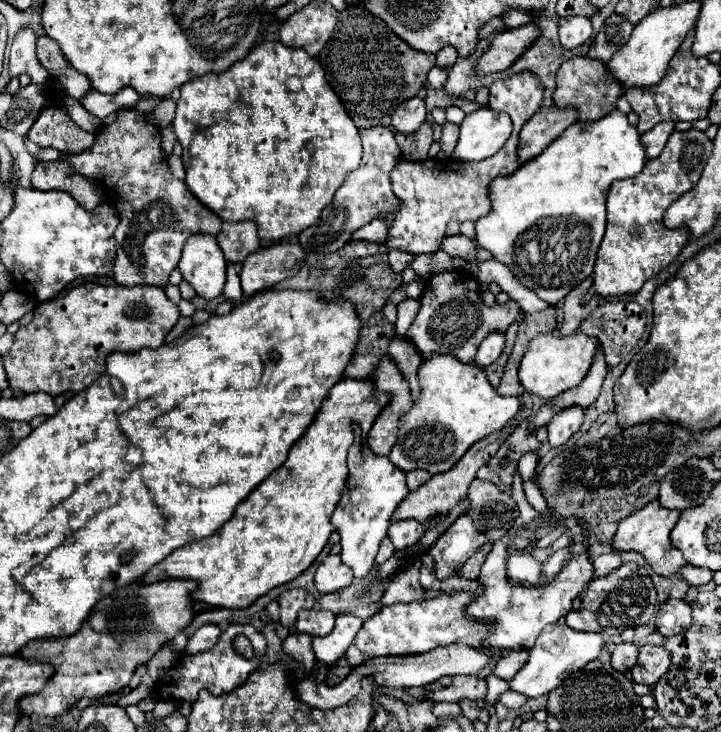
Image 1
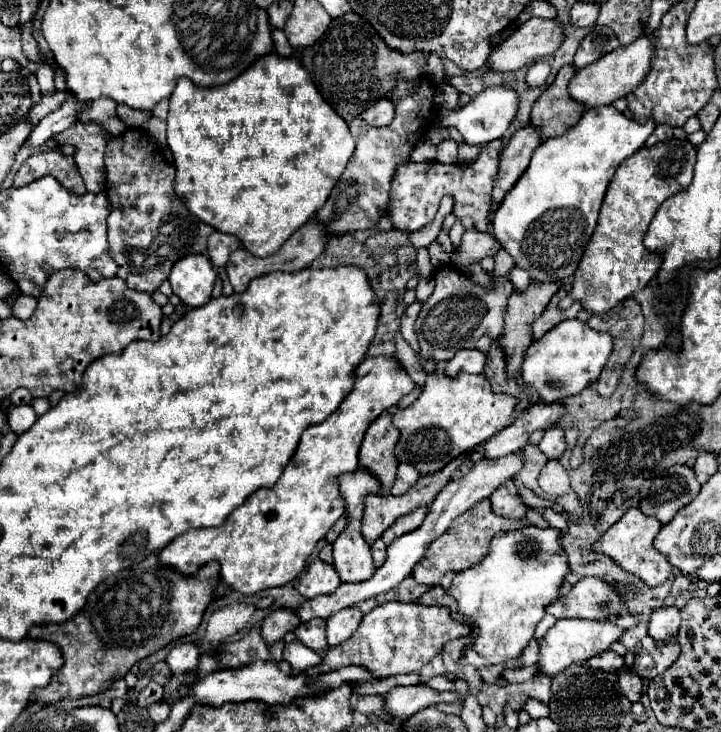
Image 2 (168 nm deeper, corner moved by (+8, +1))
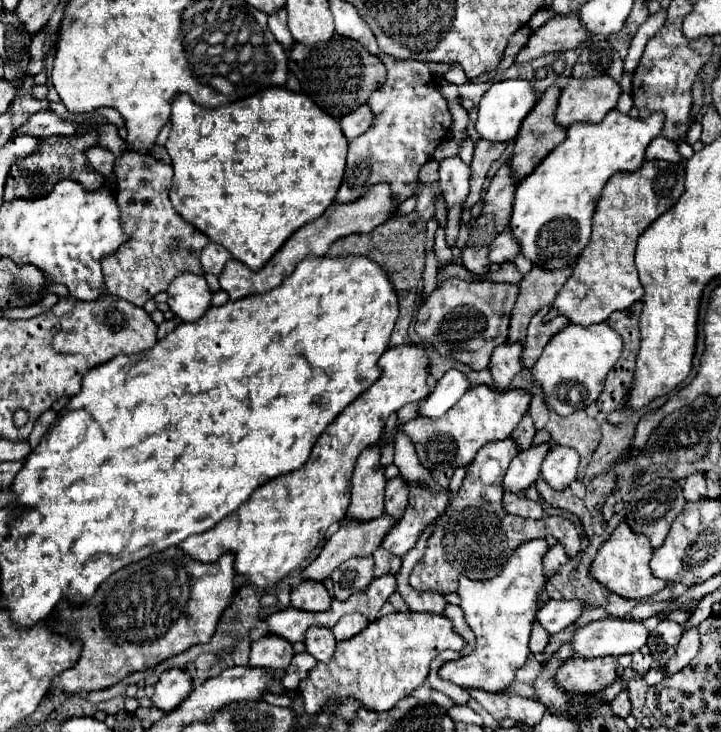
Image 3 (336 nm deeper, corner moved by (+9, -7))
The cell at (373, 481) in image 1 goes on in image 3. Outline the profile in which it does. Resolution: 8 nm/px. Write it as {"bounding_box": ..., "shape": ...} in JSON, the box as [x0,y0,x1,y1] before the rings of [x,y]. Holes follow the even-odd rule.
{"bounding_box":[331,558,373,600],"shape":[[[351,558],[333,570],[331,580],[335,584],[335,598],[347,600],[355,592],[365,590],[373,580],[373,558]]]}

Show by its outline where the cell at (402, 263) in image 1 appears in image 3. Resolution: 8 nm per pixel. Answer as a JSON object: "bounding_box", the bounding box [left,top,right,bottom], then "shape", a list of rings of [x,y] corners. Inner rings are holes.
{"bounding_box":[465,140,507,208],"shape":[[[479,140],[475,146],[473,162],[471,162],[471,194],[465,202],[465,208],[471,208],[479,198],[481,198],[481,186],[483,180],[491,168],[491,164],[505,152],[507,144],[505,142],[489,142],[489,140]]]}

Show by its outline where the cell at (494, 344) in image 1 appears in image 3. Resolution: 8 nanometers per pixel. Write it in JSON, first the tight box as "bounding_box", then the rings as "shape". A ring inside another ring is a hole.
{"bounding_box":[419,370,469,418],"shape":[[[449,370],[441,380],[437,380],[435,390],[427,400],[419,404],[419,416],[441,418],[469,388],[469,380],[459,370]]]}

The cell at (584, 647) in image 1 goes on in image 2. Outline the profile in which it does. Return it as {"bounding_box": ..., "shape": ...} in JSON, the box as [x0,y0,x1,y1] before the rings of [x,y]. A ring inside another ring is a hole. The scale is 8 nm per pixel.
{"bounding_box":[538,618,624,678],"shape":[[[562,618],[556,620],[556,624],[544,634],[544,638],[538,640],[538,674],[552,678],[554,674],[566,670],[572,664],[584,664],[588,658],[604,652],[610,648],[614,640],[618,640],[624,634],[616,624],[612,622],[588,622],[588,620],[576,620],[576,618]]]}

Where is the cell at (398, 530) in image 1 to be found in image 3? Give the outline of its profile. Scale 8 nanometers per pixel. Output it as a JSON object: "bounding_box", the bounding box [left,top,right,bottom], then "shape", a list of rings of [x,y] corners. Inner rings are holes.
{"bounding_box":[381,482,449,556],"shape":[[[407,482],[407,486],[409,486],[407,510],[399,520],[399,524],[393,526],[393,530],[385,536],[381,544],[391,554],[399,556],[405,556],[411,548],[415,548],[425,528],[433,520],[437,520],[449,504],[449,490],[435,492],[425,488],[423,484],[411,484],[411,482]]]}

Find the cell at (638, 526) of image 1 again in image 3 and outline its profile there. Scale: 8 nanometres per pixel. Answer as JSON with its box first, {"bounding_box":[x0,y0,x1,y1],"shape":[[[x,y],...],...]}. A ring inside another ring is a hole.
{"bounding_box":[591,522,667,600],"shape":[[[621,522],[611,534],[611,538],[599,548],[591,566],[591,576],[599,580],[601,586],[605,586],[607,590],[623,598],[633,598],[633,600],[649,598],[667,586],[665,580],[659,580],[651,574],[651,568],[649,568],[651,554],[653,554],[653,548],[651,548],[649,538],[635,534],[631,528],[627,528],[625,522]]]}

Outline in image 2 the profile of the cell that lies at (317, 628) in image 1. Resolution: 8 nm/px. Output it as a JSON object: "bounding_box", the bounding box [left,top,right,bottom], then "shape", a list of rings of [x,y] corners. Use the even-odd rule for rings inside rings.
{"bounding_box":[294,618,326,652],"shape":[[[312,618],[308,622],[300,622],[294,630],[296,640],[300,640],[302,644],[310,646],[316,652],[324,652],[326,648],[326,620],[322,618]]]}

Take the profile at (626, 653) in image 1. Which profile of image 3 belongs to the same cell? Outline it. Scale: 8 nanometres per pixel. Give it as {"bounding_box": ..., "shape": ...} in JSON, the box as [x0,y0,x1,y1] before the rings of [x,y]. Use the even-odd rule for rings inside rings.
{"bounding_box":[555,658,617,694],"shape":[[[569,658],[555,676],[555,686],[567,694],[597,694],[617,680],[617,664],[613,658]]]}

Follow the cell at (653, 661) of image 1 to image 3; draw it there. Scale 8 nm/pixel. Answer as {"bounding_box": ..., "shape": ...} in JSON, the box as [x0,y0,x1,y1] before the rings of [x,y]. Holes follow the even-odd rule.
{"bounding_box":[665,626,701,674],"shape":[[[691,626],[691,628],[685,630],[685,634],[683,634],[679,646],[677,646],[675,656],[673,656],[671,662],[665,666],[665,670],[667,670],[669,674],[679,672],[681,668],[685,668],[685,666],[697,656],[699,648],[701,648],[701,642],[699,642],[699,628],[697,628],[697,626]]]}

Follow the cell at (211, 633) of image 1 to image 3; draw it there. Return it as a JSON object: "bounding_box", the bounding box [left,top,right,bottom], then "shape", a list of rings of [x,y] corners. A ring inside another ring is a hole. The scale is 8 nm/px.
{"bounding_box":[153,670,191,714],"shape":[[[169,670],[163,672],[159,682],[155,684],[155,694],[153,694],[153,704],[163,710],[165,714],[175,710],[189,694],[191,694],[191,678],[185,670]]]}

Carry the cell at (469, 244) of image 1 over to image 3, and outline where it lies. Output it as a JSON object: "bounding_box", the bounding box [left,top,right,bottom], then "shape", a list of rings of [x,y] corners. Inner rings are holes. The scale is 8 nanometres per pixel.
{"bounding_box":[489,230,519,264],"shape":[[[505,230],[493,240],[489,250],[489,260],[497,264],[513,262],[517,254],[519,254],[519,244],[515,242],[515,236],[511,234],[511,230]]]}

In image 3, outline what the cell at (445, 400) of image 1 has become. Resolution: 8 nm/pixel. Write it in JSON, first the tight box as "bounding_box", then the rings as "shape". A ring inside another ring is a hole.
{"bounding_box":[401,386,531,472],"shape":[[[489,386],[469,388],[463,398],[441,418],[413,418],[401,426],[401,430],[413,440],[417,448],[417,456],[427,470],[447,472],[459,466],[469,466],[475,458],[477,450],[489,442],[497,442],[509,438],[521,418],[527,414],[531,402],[531,392],[525,390],[505,390],[497,392]]]}

